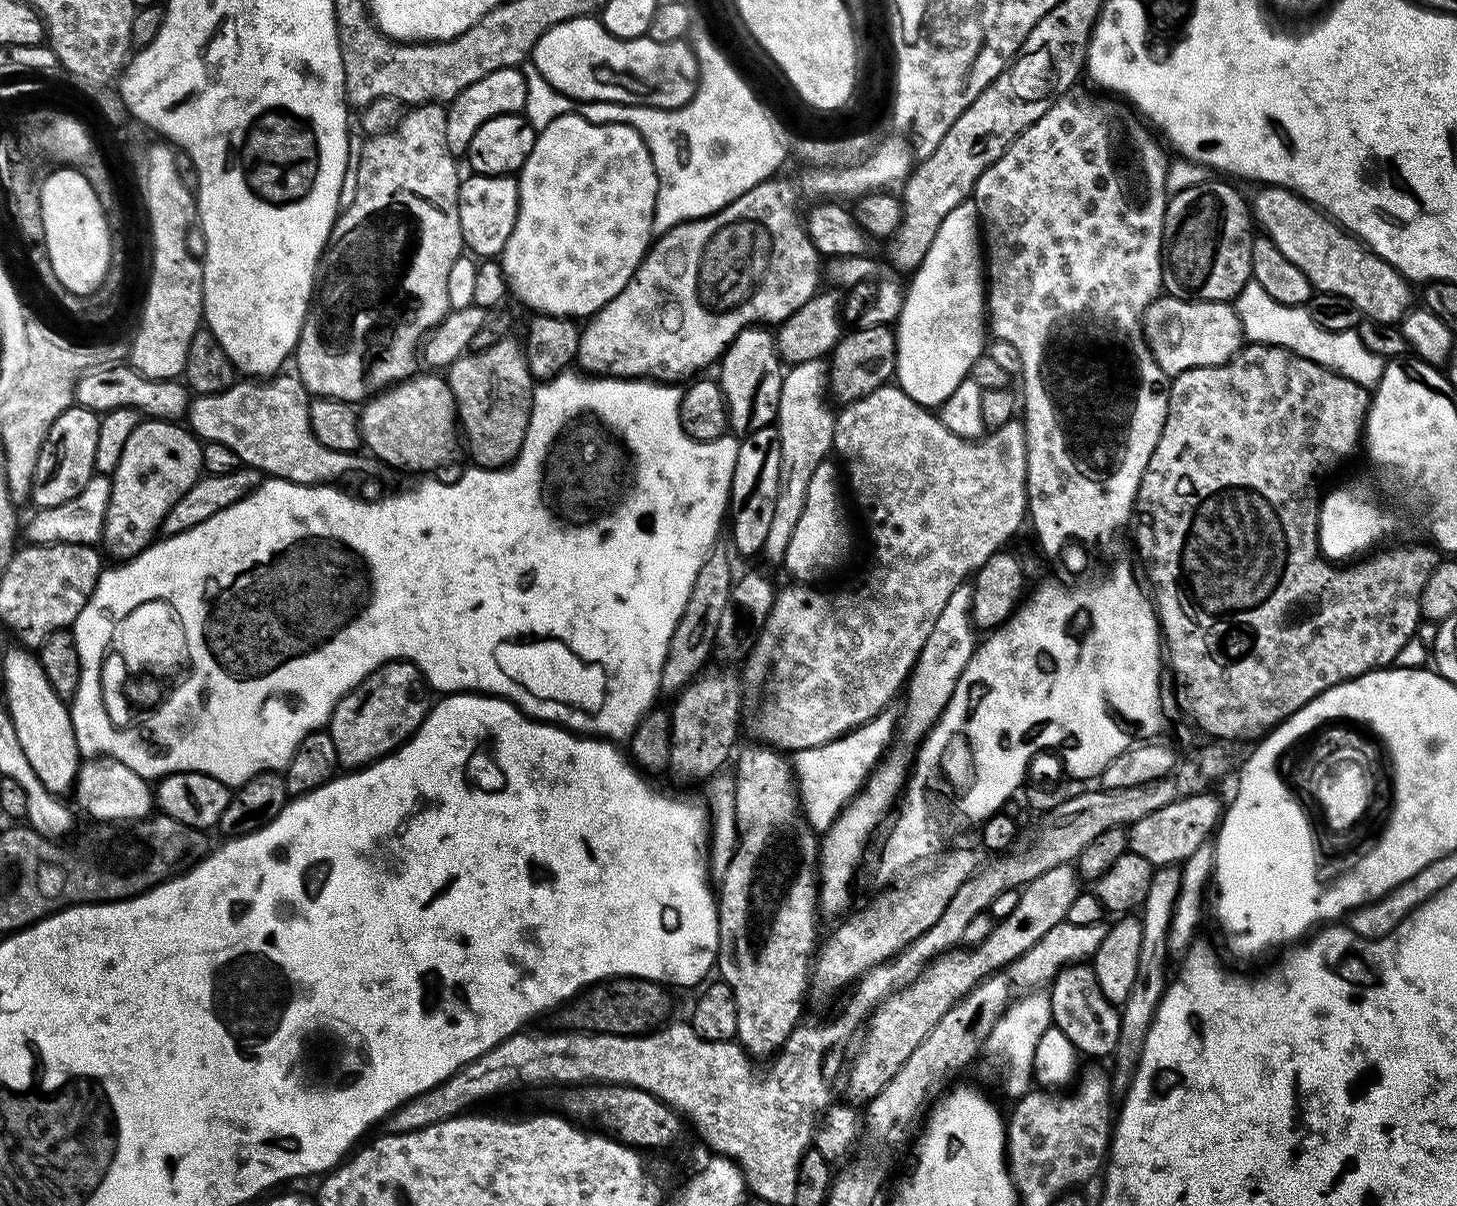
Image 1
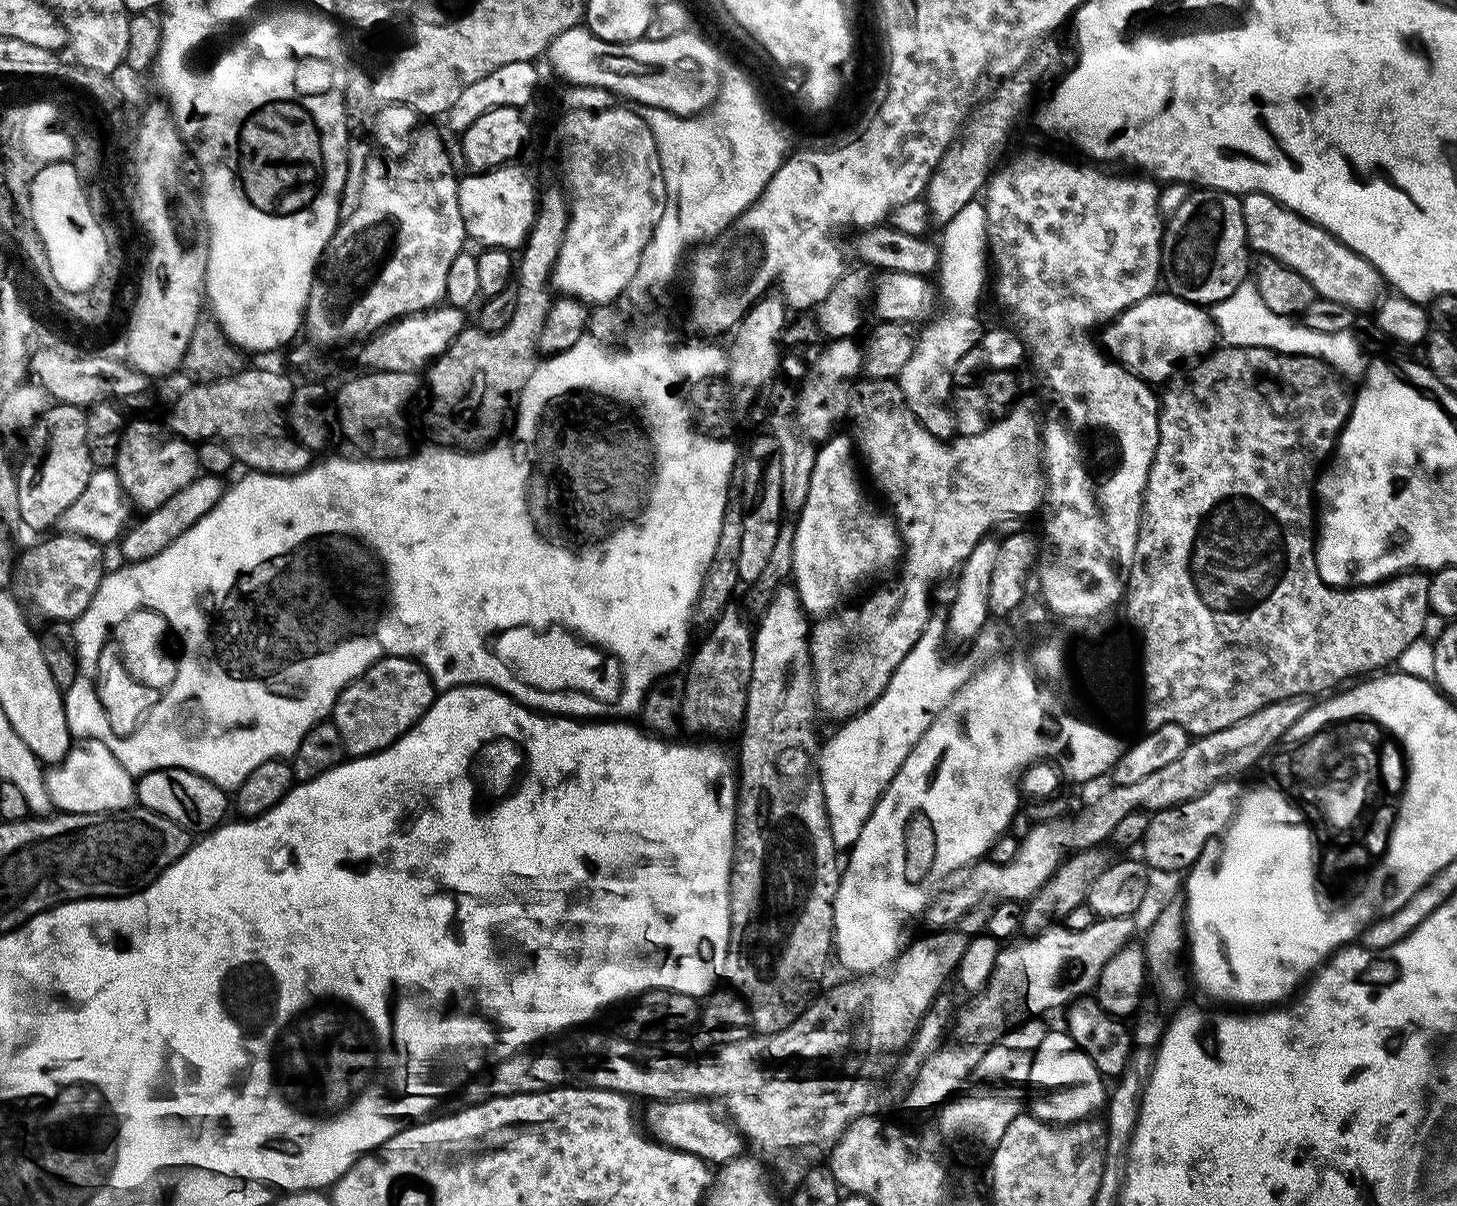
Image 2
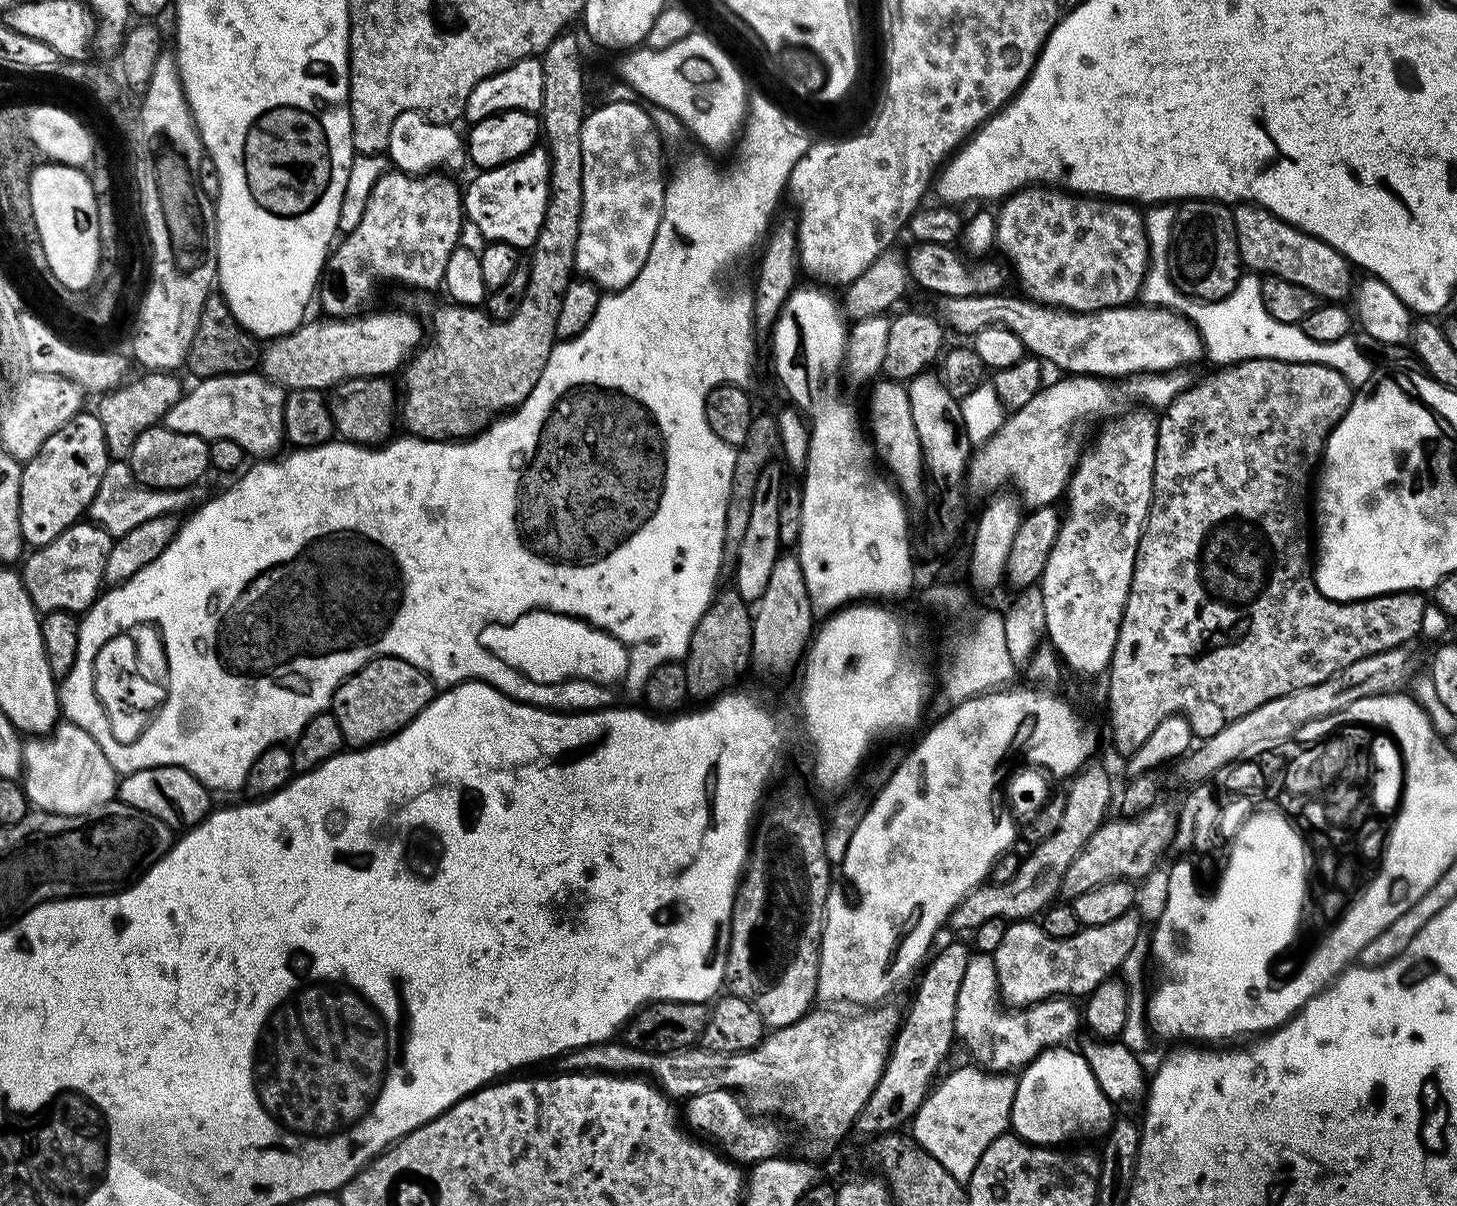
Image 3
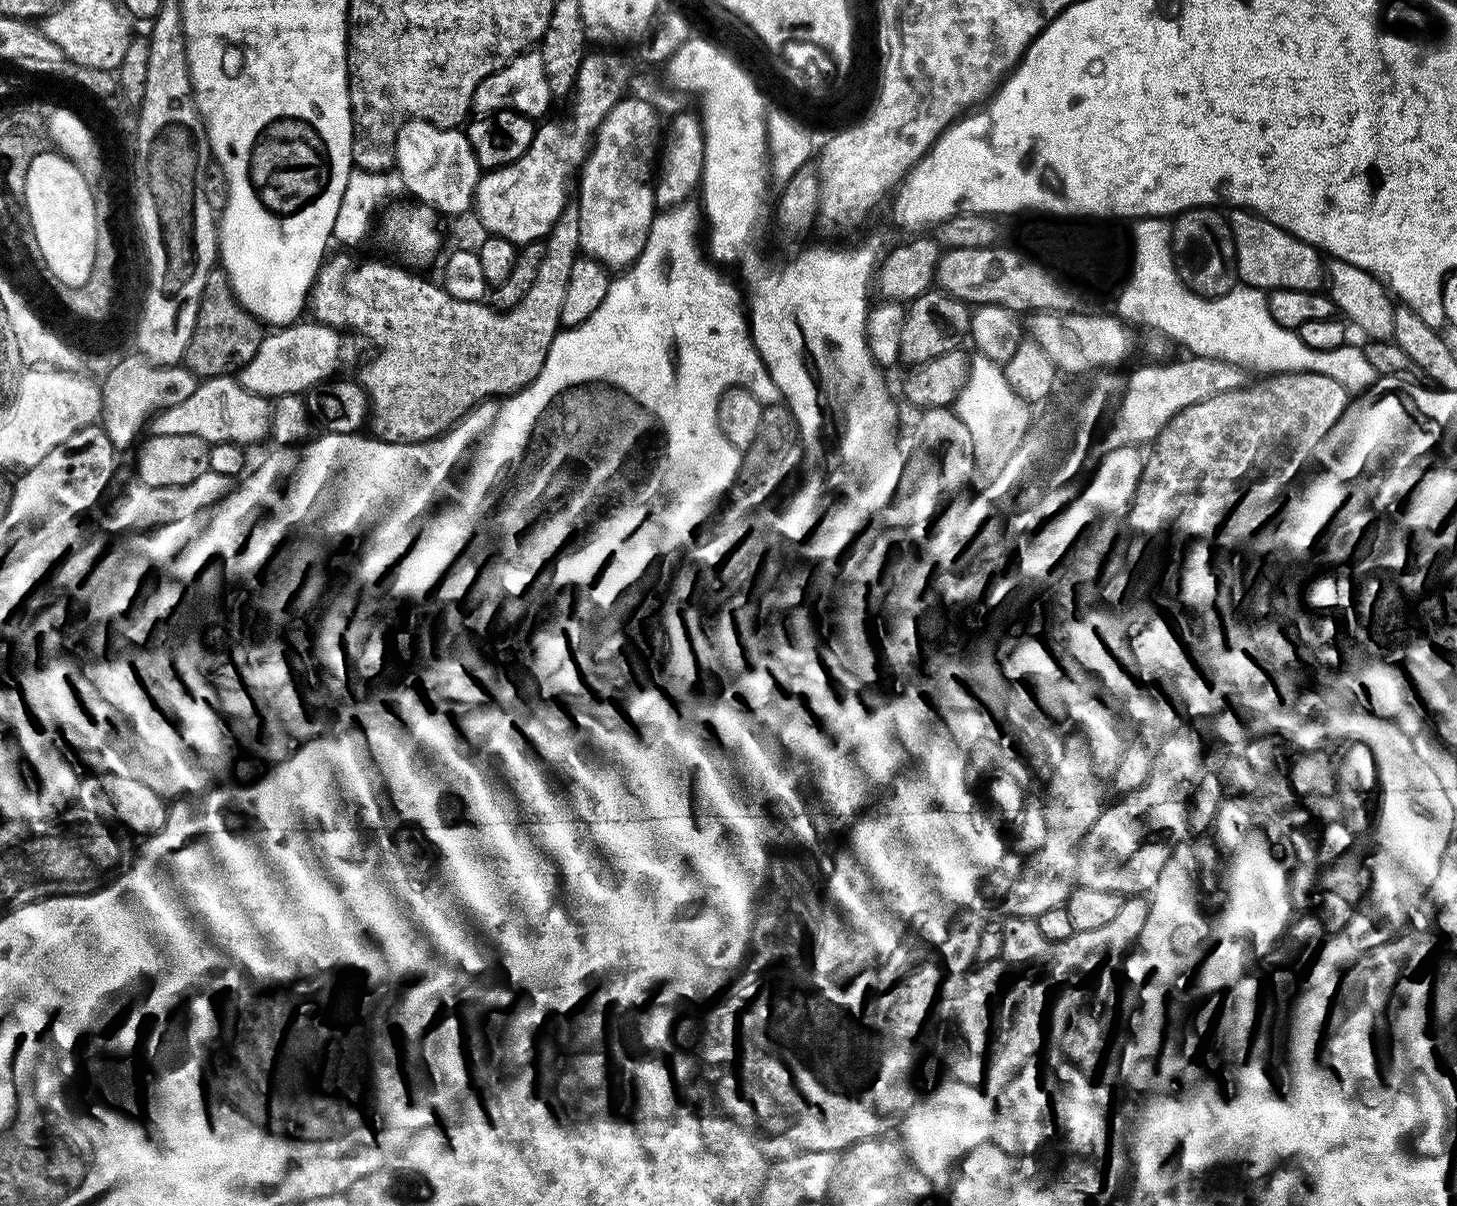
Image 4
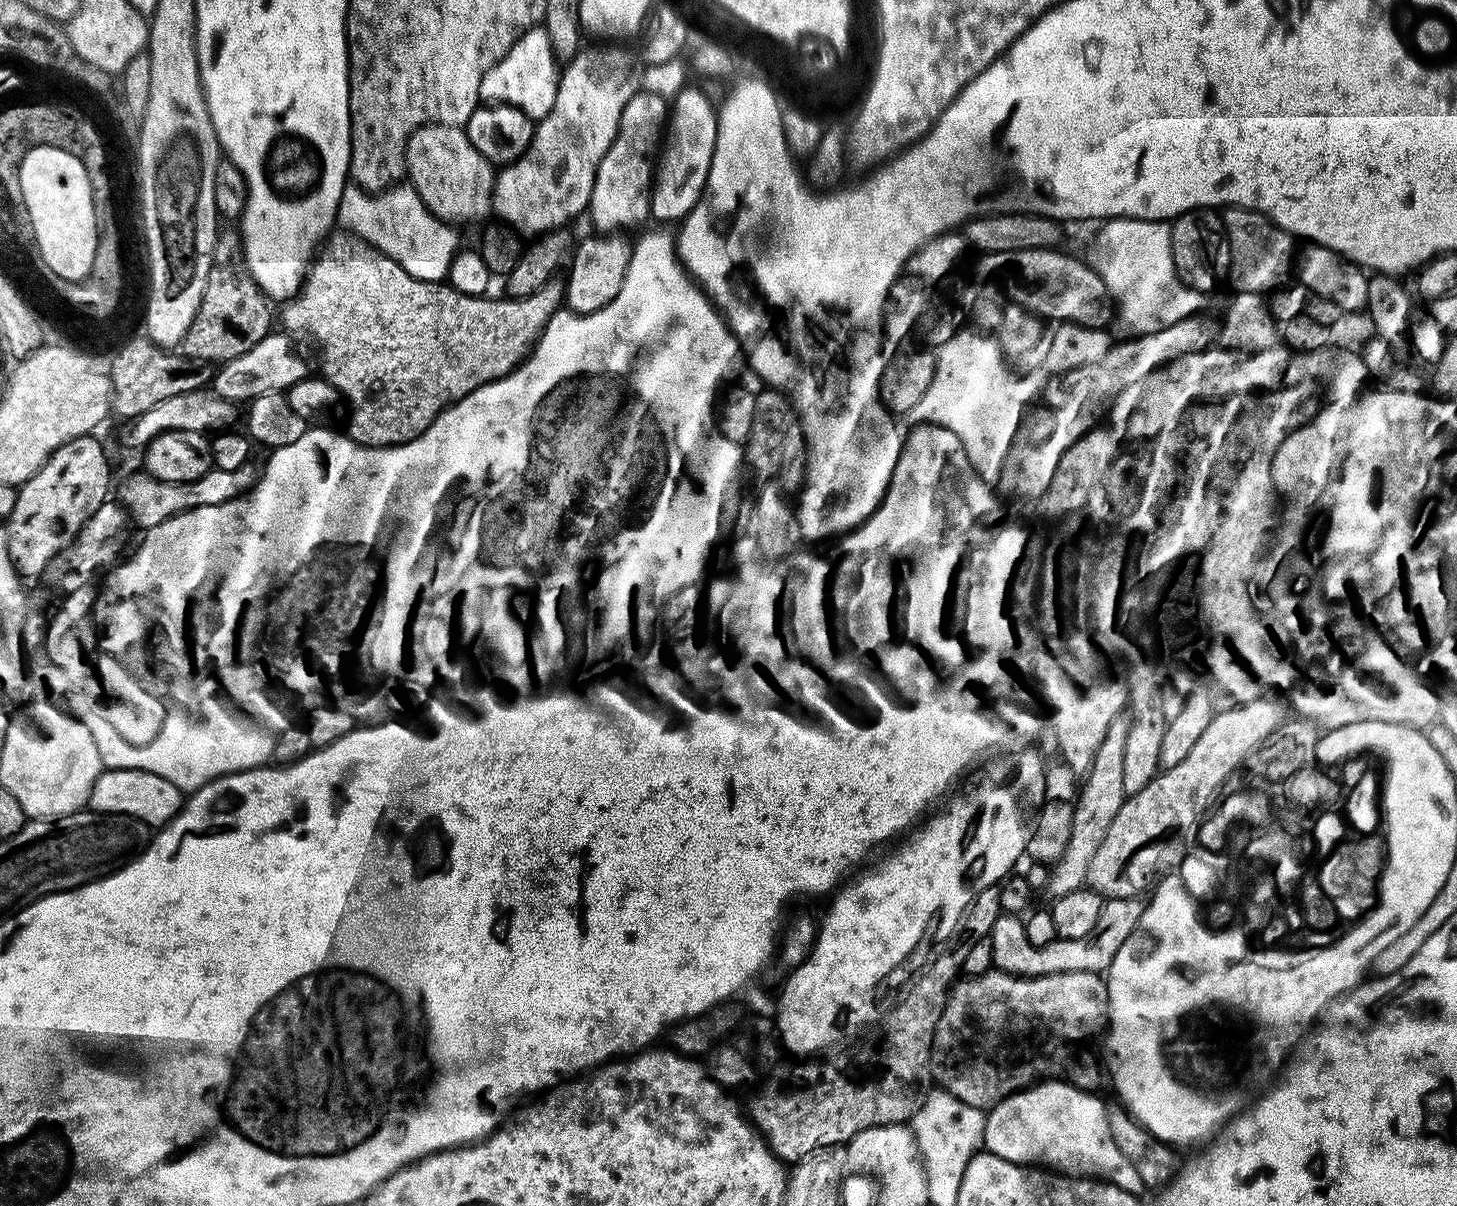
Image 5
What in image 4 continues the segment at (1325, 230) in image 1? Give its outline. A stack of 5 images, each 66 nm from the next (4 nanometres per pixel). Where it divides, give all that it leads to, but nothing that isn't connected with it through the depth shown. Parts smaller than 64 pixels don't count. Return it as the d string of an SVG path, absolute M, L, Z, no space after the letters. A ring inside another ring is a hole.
M1232 208L1227 218L1232 227L1236 274L1241 285L1261 290L1285 288L1303 292L1315 292L1325 287L1326 264L1321 253L1311 244L1302 242L1247 208Z

